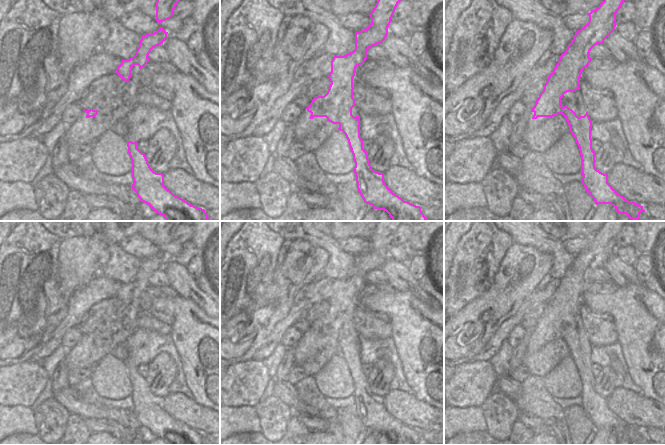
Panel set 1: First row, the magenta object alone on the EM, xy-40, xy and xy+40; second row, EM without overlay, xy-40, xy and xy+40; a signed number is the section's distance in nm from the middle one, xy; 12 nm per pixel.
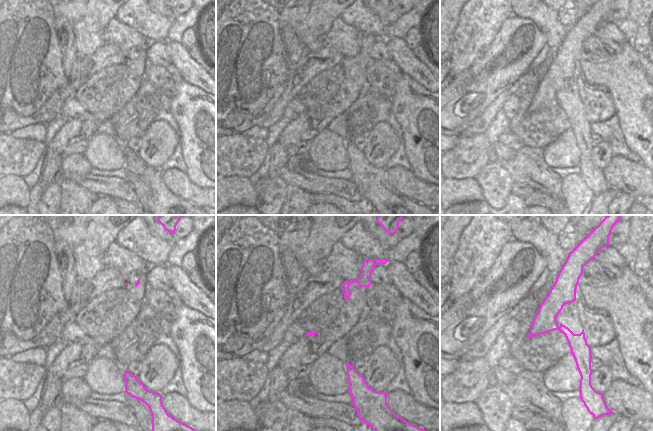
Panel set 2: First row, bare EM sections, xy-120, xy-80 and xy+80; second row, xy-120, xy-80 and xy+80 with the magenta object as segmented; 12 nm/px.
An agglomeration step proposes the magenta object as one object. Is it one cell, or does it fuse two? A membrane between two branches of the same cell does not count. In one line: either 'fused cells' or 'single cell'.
fused cells

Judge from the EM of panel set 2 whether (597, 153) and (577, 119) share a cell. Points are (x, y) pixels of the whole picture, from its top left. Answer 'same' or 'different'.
different

